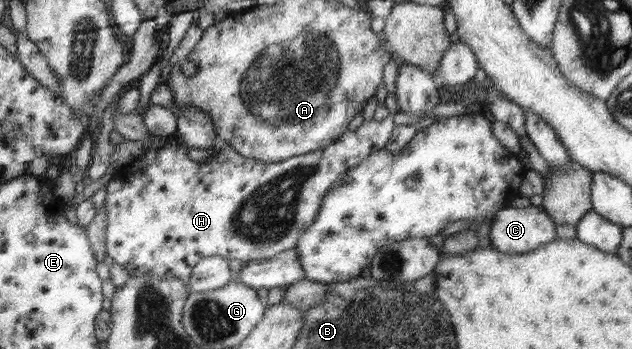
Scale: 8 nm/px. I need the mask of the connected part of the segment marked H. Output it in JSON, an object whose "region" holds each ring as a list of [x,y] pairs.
{"region":[[[392,113],[381,121],[376,121],[374,119],[364,120],[362,125],[359,125],[357,129],[354,129],[353,131],[350,131],[349,129],[349,131],[340,135],[340,138],[336,139],[336,141],[332,142],[329,146],[276,163],[264,163],[260,160],[239,158],[238,151],[234,150],[230,145],[222,147],[220,153],[218,152],[218,155],[216,155],[216,159],[210,159],[210,163],[196,163],[196,161],[189,159],[187,146],[180,140],[170,140],[160,149],[153,149],[150,147],[146,151],[146,154],[142,156],[142,159],[134,160],[129,165],[117,168],[113,178],[106,186],[107,195],[105,198],[105,208],[107,230],[105,243],[107,247],[107,255],[112,257],[113,261],[118,265],[124,267],[131,276],[140,276],[144,274],[176,276],[176,278],[188,282],[191,274],[194,273],[195,265],[202,258],[220,256],[237,265],[245,262],[270,259],[274,257],[274,255],[282,253],[282,251],[292,250],[296,247],[296,242],[300,241],[300,234],[304,233],[304,230],[308,229],[308,226],[316,221],[316,214],[319,213],[320,206],[323,205],[323,199],[324,196],[328,194],[328,190],[332,189],[332,186],[336,185],[336,182],[339,181],[342,175],[348,173],[348,170],[358,166],[360,162],[368,158],[368,155],[376,153],[376,150],[384,148],[387,143],[392,140],[391,136],[394,134],[395,127]]]}

